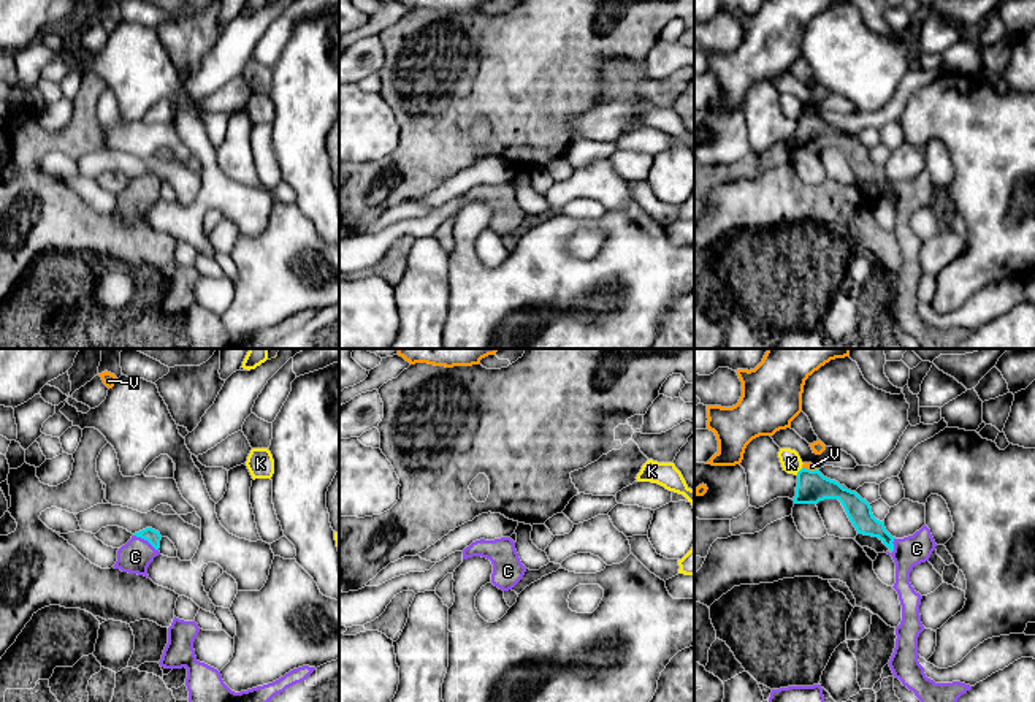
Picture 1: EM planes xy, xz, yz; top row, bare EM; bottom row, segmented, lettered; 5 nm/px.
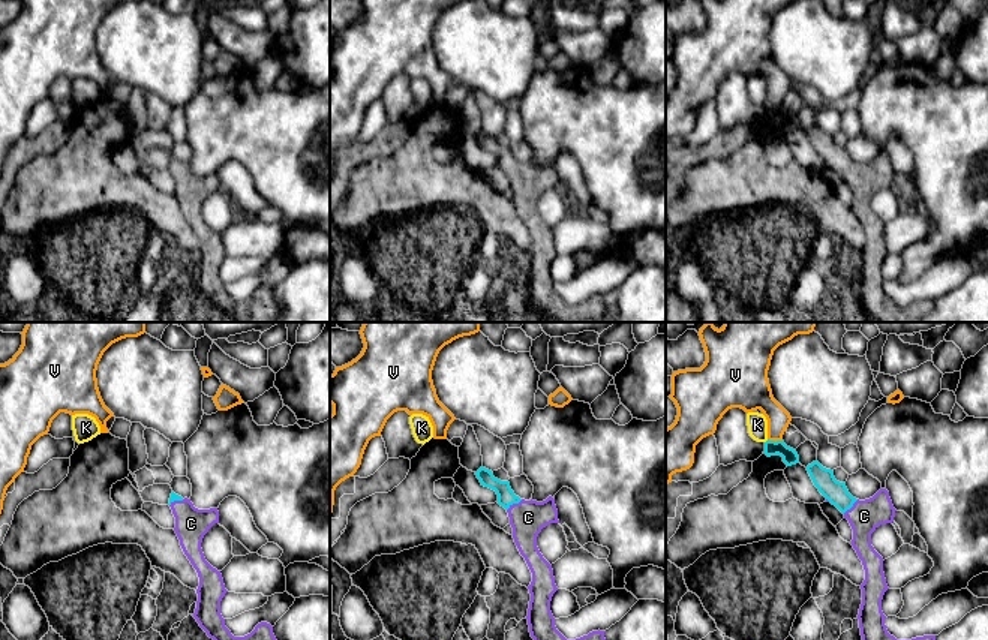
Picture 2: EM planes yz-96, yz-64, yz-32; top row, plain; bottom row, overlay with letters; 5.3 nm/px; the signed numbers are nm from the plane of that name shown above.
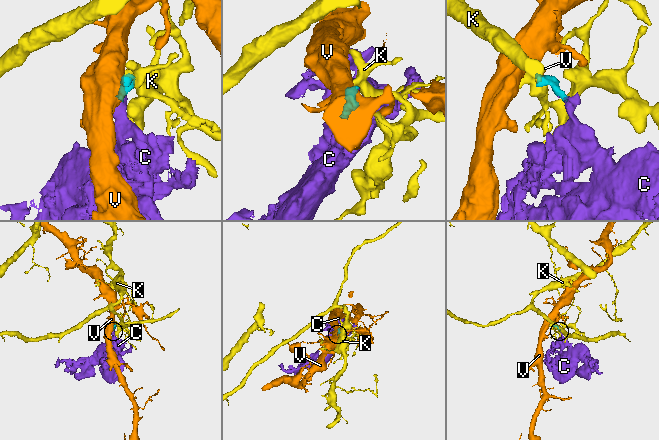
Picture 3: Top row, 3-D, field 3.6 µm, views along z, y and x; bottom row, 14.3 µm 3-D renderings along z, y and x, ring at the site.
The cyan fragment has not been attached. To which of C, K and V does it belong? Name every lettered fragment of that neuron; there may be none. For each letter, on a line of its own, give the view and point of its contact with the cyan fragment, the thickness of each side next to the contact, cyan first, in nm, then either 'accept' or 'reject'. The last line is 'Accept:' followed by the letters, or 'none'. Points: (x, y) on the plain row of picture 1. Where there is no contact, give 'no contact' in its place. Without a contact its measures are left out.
C: contact xy (146, 184); calibres 70 and 160 nm; accept
K: contact yz (799, 116); calibres 160 and 100 nm; reject
V: contact yz (809, 114); calibres 160 and 40 nm; reject
Accept: C

